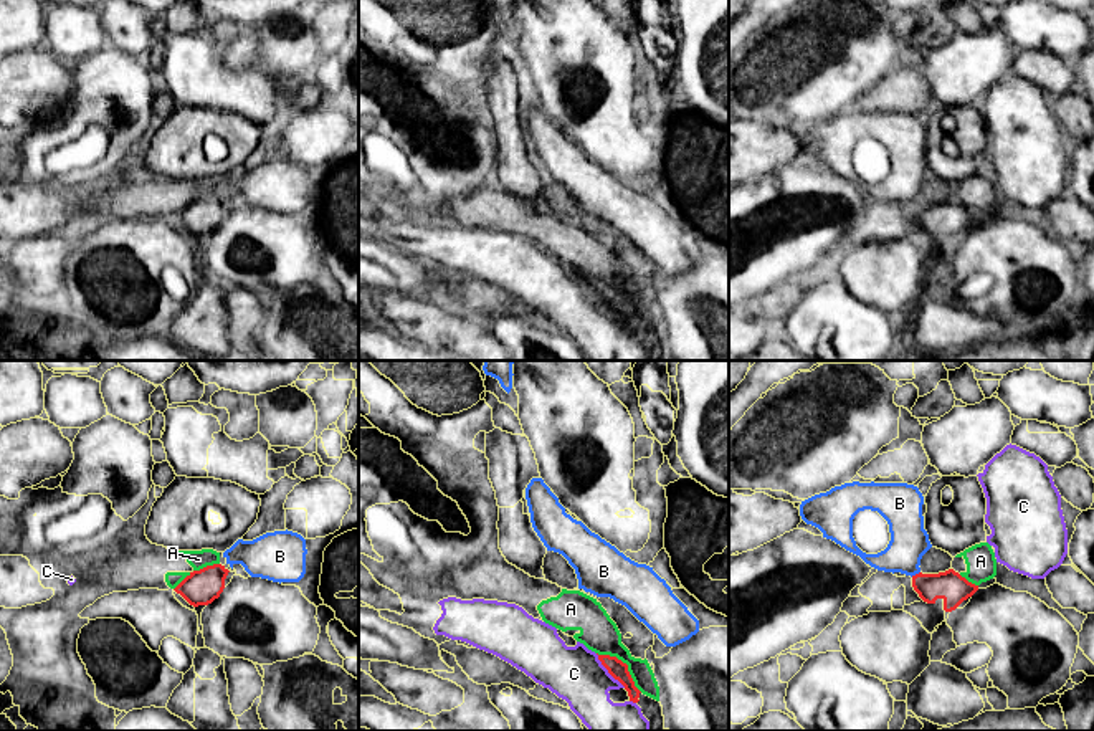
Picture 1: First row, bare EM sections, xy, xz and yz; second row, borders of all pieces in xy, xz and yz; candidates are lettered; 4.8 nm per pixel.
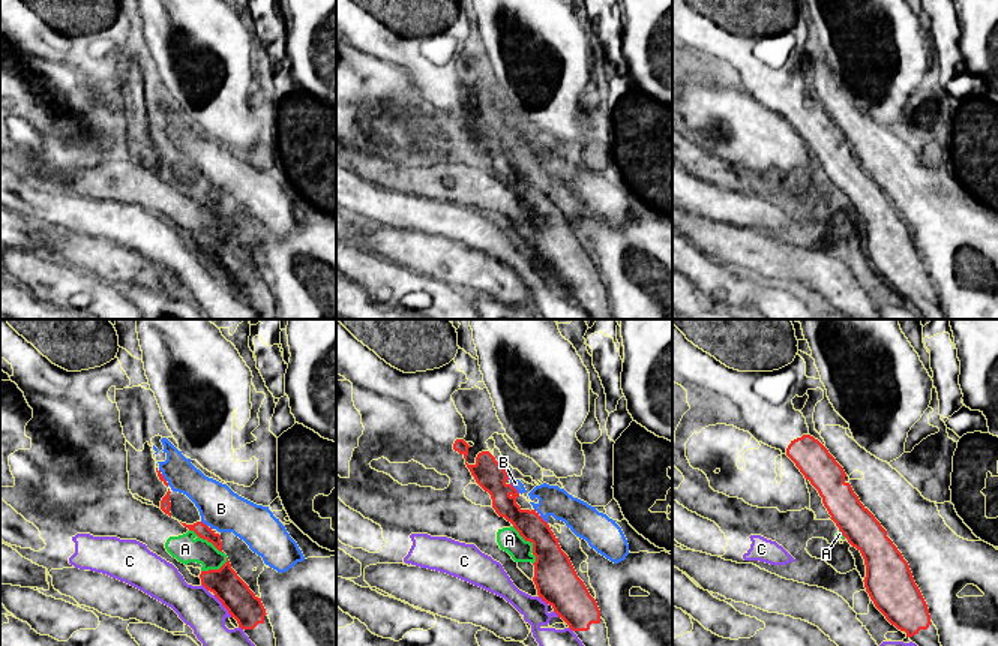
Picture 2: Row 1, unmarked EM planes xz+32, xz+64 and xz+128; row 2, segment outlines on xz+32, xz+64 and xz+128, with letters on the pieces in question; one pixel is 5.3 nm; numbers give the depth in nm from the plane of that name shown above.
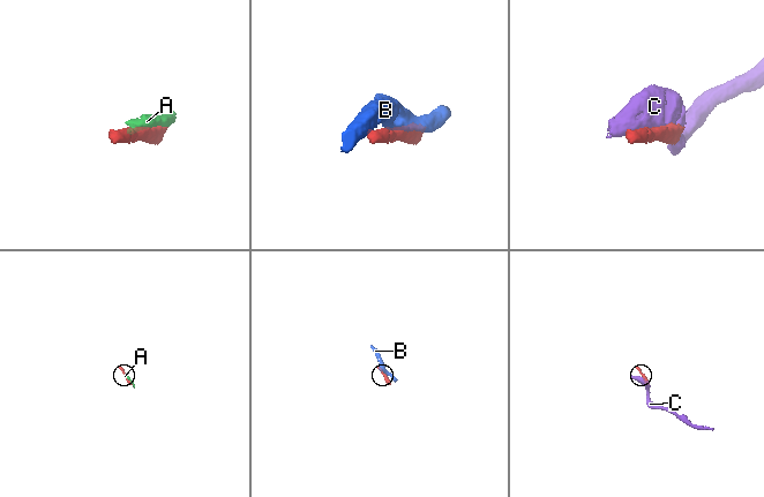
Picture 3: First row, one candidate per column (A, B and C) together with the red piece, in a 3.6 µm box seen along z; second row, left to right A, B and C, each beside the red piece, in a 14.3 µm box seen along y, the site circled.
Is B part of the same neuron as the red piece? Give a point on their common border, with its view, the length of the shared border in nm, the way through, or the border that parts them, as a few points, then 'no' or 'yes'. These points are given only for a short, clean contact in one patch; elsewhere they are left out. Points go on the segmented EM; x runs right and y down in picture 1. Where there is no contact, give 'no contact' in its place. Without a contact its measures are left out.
meets red in yz at (916, 574); contact 50 nm long; border along yz (919, 571), (911, 576); no

